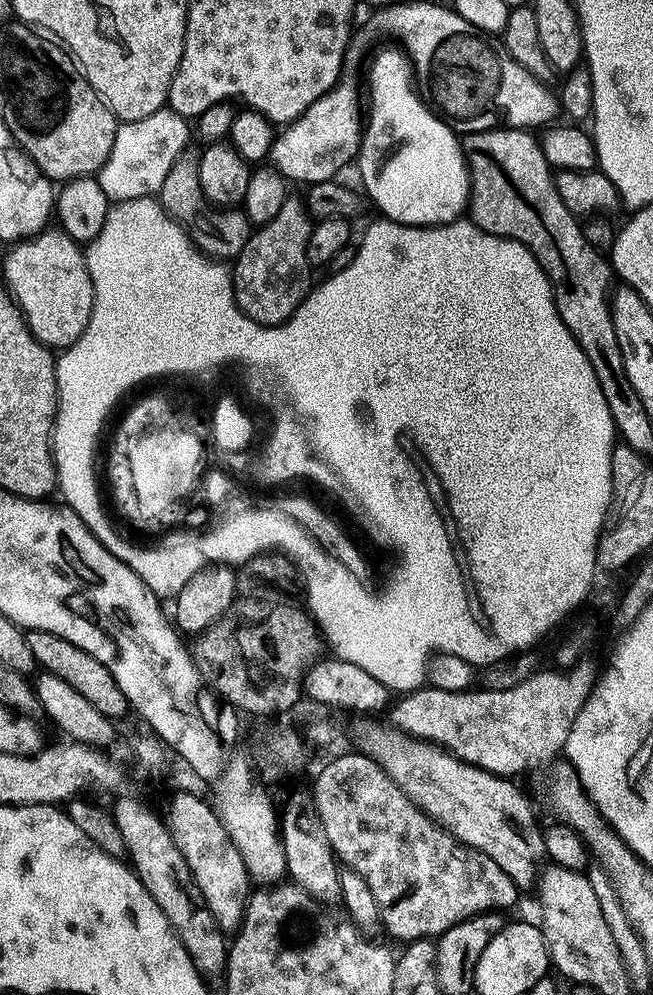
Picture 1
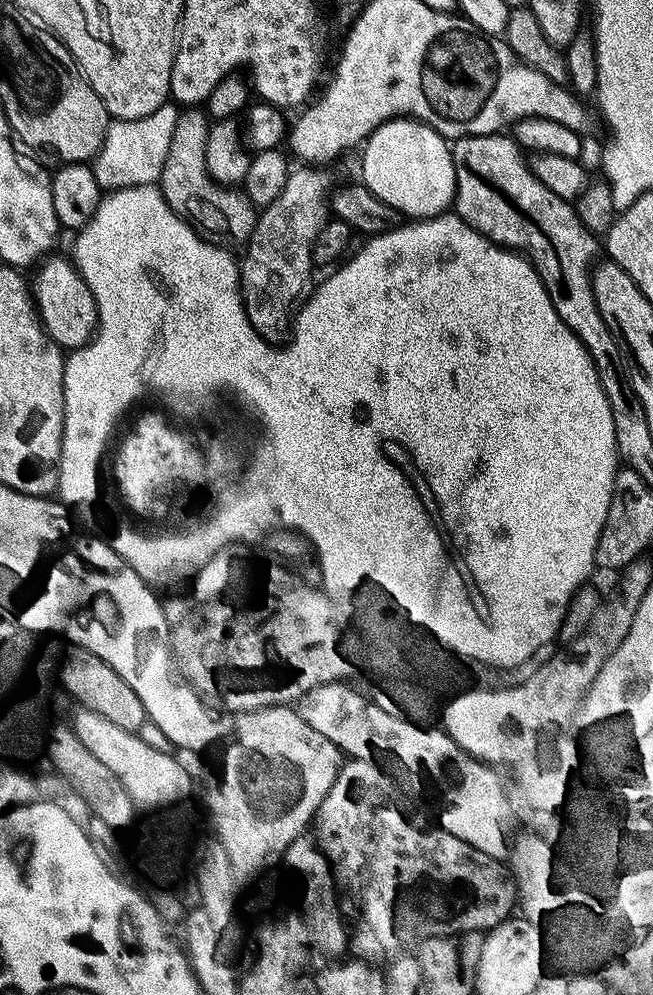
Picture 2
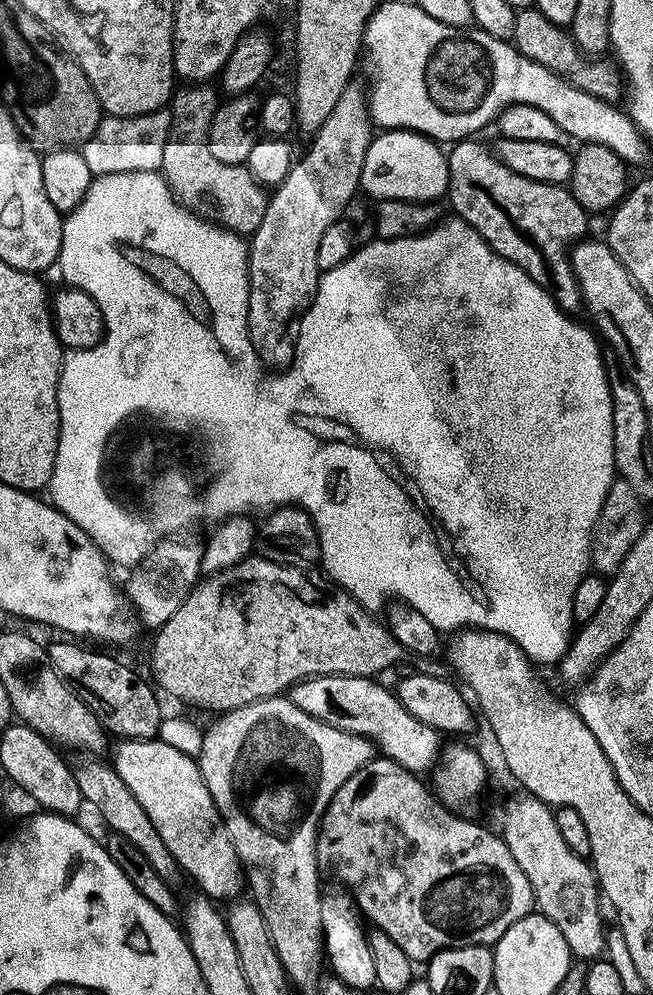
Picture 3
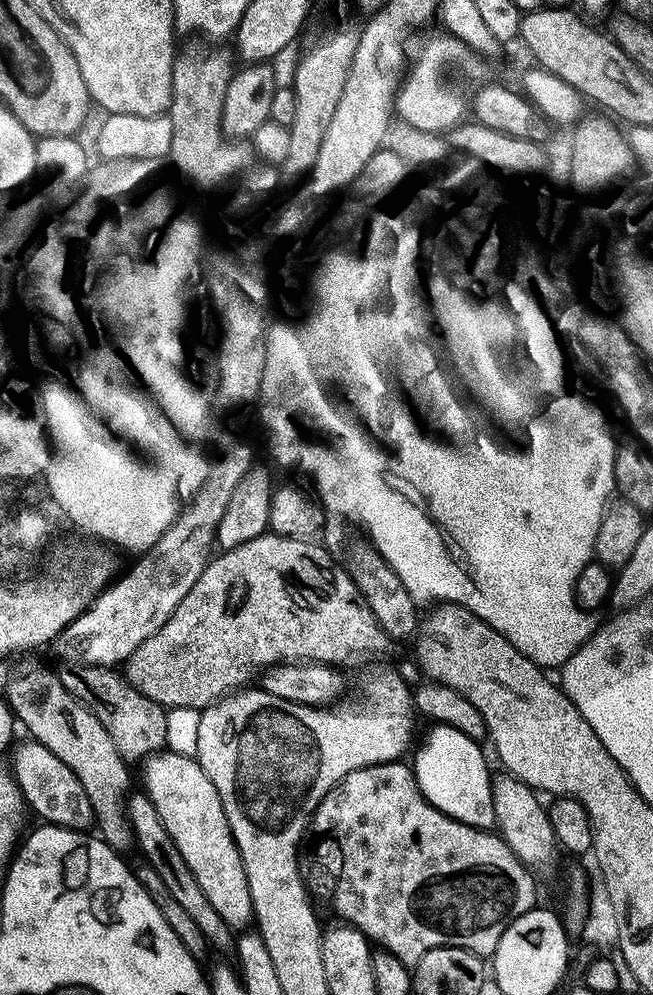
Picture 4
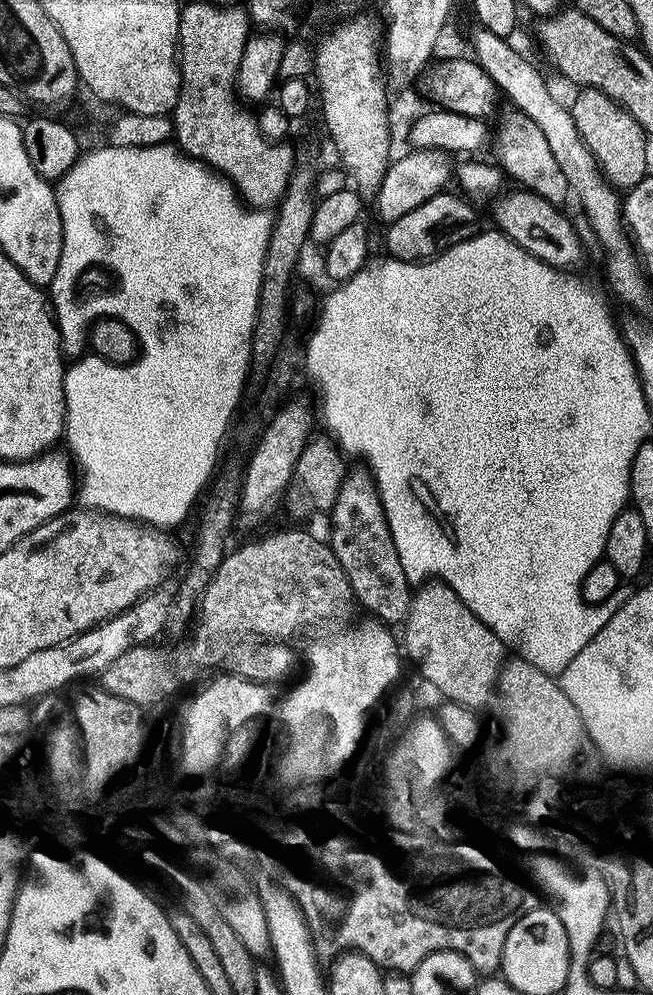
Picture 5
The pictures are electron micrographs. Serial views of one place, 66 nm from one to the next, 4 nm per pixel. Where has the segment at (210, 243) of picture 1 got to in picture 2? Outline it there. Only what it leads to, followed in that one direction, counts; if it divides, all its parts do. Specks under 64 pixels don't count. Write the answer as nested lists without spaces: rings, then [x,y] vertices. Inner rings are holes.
[[[188,106],[179,113],[158,187],[170,210],[174,210],[181,220],[209,237],[219,238],[221,241],[229,240],[224,242],[240,246],[250,238],[254,230],[258,209],[239,187],[225,186],[210,178],[204,157],[209,123],[209,117],[199,107]]]

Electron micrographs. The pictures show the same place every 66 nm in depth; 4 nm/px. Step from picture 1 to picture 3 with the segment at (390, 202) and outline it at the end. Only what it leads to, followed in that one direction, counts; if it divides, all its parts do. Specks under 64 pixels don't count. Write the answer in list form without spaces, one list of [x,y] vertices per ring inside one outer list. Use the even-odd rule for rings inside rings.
[[[384,130],[366,150],[360,175],[361,189],[377,200],[418,200],[436,202],[448,190],[448,157],[437,141],[418,132]],[[440,196],[440,197],[439,197]]]

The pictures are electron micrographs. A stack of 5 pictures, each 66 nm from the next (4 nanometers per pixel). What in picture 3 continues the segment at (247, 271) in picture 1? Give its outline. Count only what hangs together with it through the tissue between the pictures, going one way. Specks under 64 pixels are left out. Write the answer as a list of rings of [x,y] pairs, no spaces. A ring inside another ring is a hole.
[[[349,86],[338,100],[333,113],[330,114],[325,124],[311,137],[312,145],[308,148],[308,153],[304,157],[297,159],[292,165],[292,169],[286,174],[286,178],[281,184],[276,185],[274,191],[269,195],[268,205],[266,206],[266,214],[262,214],[262,222],[258,225],[258,230],[254,230],[250,239],[247,241],[248,246],[248,333],[252,336],[252,344],[256,347],[256,354],[260,356],[261,362],[272,370],[284,370],[291,365],[292,360],[296,357],[296,343],[300,337],[300,322],[303,320],[308,308],[312,304],[312,300],[316,297],[316,291],[320,285],[321,271],[318,266],[318,242],[322,238],[322,234],[326,234],[326,229],[337,218],[343,217],[344,212],[348,208],[348,203],[355,198],[356,192],[361,191],[360,175],[362,174],[362,166],[366,158],[366,150],[368,145],[374,139],[374,125],[370,119],[370,113],[366,103],[366,96],[363,91],[359,92],[355,86]]]

